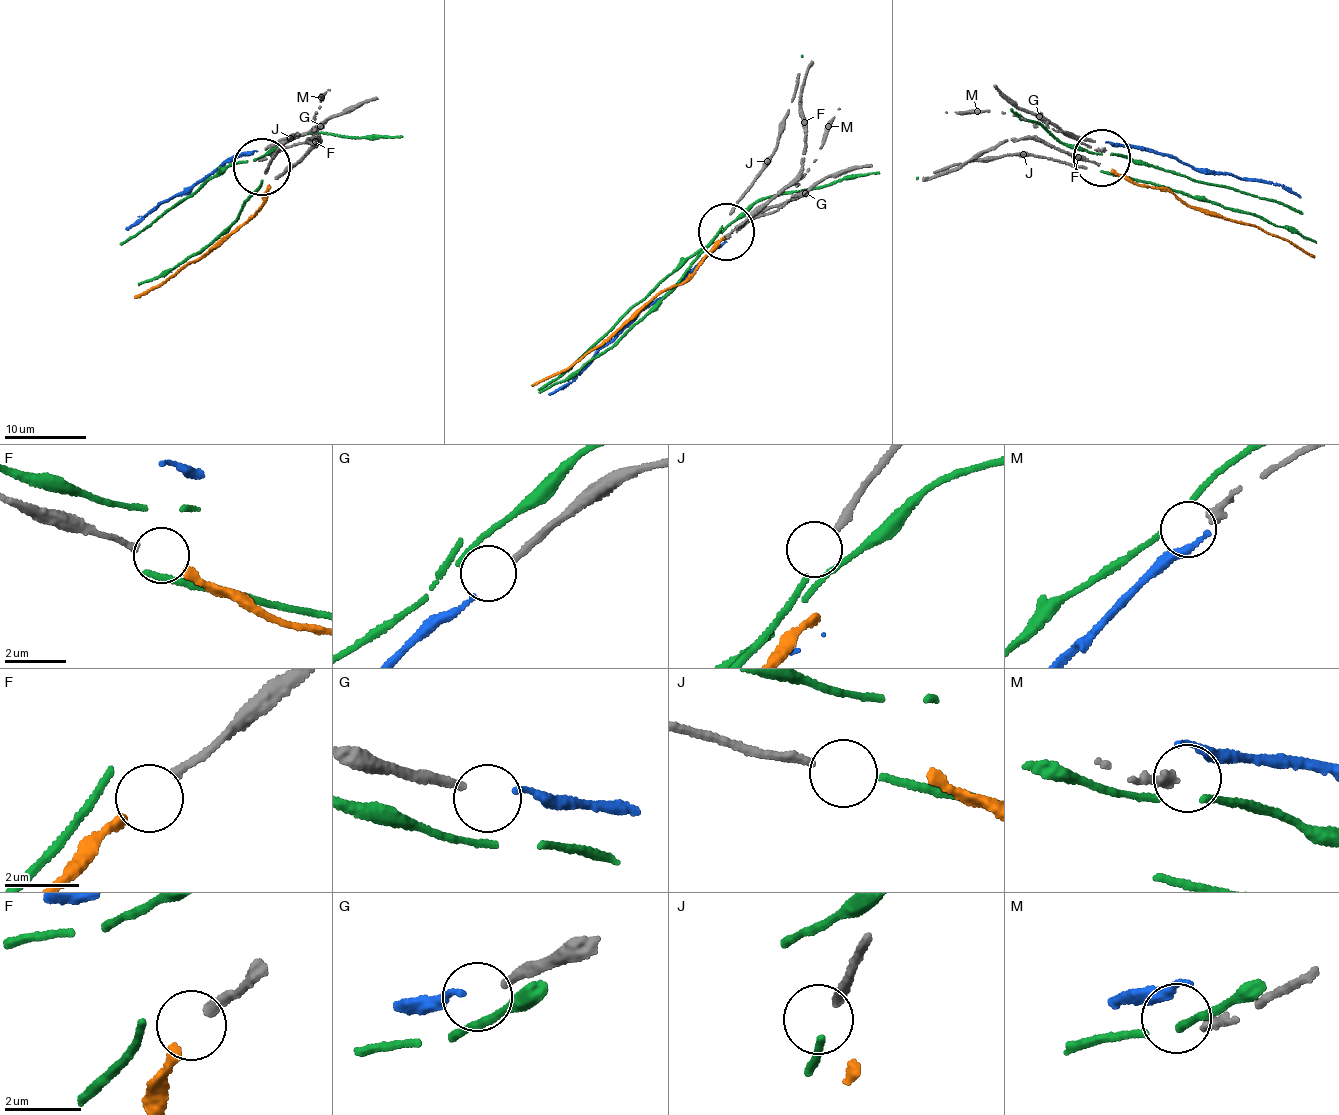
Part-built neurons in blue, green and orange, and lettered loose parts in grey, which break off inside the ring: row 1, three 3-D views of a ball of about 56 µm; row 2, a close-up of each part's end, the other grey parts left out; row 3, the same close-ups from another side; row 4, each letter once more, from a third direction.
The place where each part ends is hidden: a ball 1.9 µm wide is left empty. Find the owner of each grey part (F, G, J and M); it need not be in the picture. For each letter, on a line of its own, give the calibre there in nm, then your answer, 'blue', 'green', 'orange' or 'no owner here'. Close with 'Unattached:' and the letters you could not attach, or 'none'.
F: 240 nm | no owner here
G: 220 nm | blue
J: 220 nm | green
M: 280 nm | no owner here
Unattached: F, M

